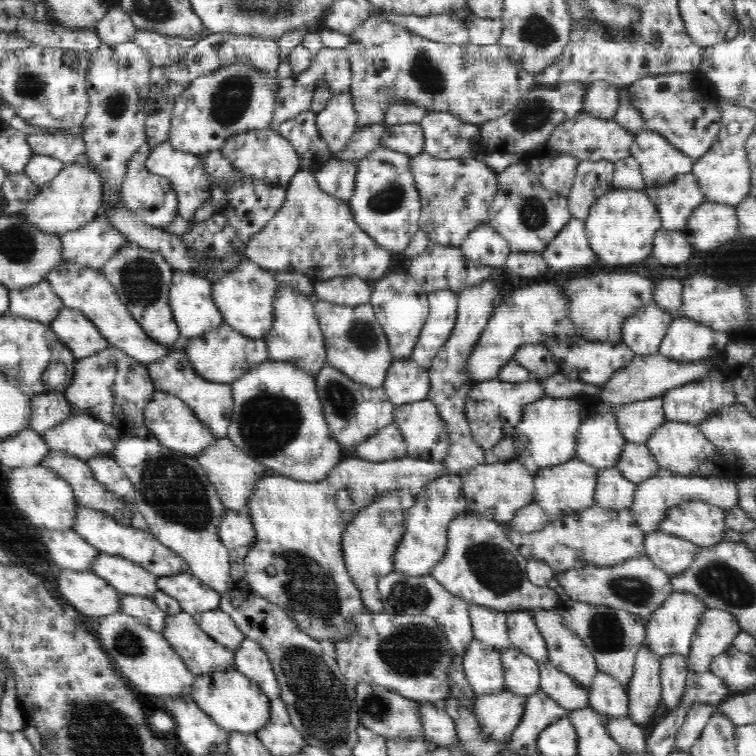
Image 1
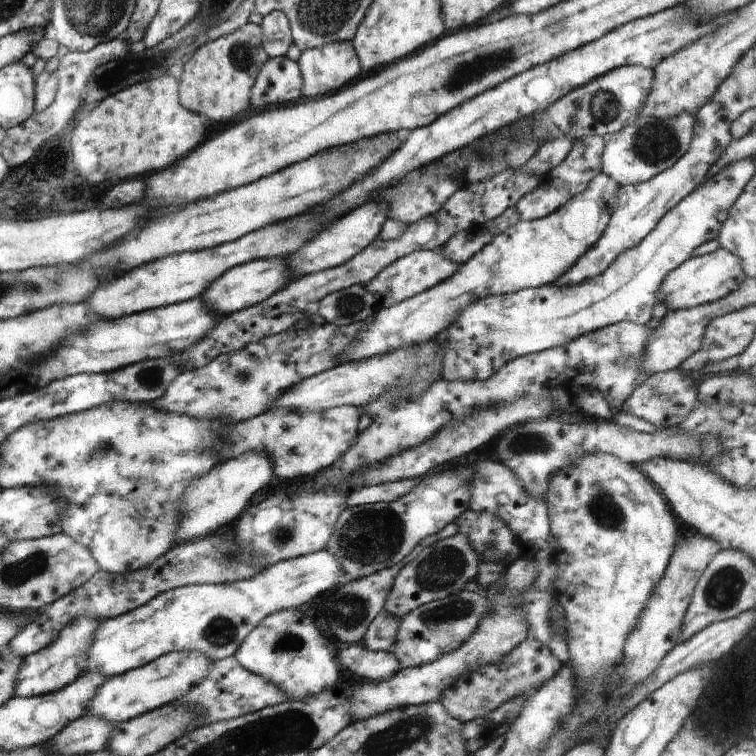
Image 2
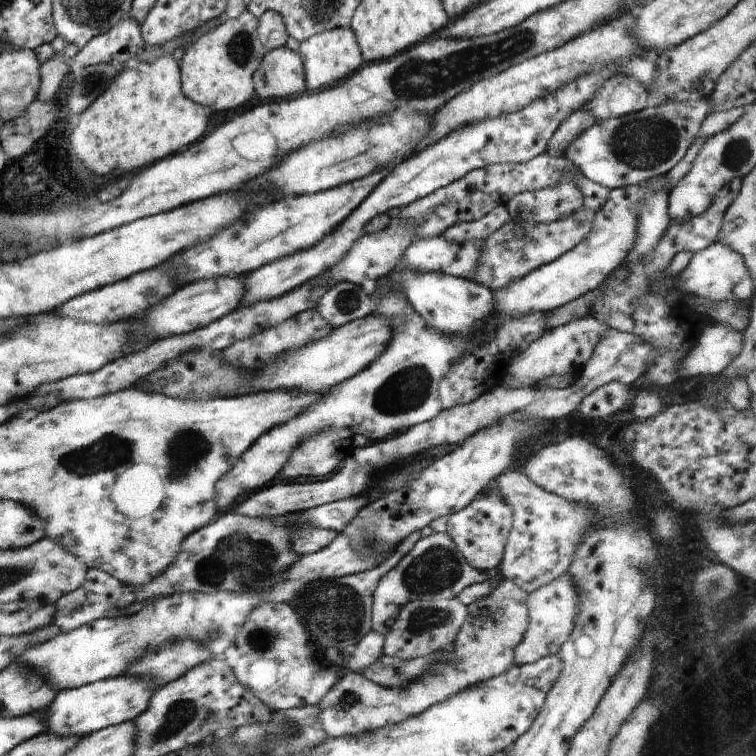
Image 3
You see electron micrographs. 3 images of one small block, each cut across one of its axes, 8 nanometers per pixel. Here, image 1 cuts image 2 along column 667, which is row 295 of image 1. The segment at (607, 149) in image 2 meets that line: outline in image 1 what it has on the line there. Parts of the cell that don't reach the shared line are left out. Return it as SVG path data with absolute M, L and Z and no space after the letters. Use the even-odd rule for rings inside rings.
M128 240L100 270L104 277L114 285L122 304L142 325L146 335L151 340L169 346L169 348L176 346L176 342L179 342L182 337L172 316L172 309L170 309L170 301L168 300L174 270L160 254L160 251L151 251L139 247Z

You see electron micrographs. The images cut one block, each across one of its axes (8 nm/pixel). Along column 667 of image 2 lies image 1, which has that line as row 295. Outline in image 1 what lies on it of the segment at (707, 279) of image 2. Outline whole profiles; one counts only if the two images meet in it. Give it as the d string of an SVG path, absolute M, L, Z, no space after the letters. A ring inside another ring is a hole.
M279 285L274 294L274 322L270 333L264 337L270 361L284 361L316 374L324 364L327 364L326 344L320 328L320 321L315 315L314 301L300 291L288 285Z

